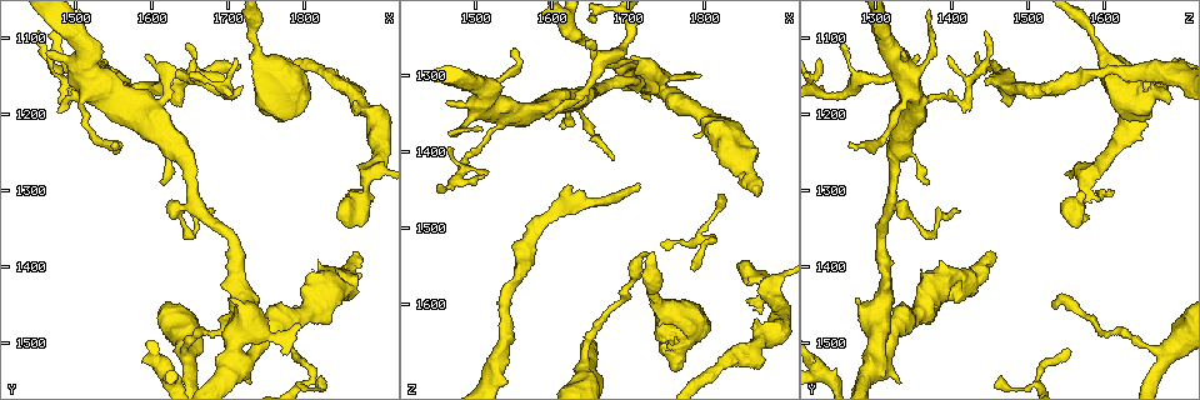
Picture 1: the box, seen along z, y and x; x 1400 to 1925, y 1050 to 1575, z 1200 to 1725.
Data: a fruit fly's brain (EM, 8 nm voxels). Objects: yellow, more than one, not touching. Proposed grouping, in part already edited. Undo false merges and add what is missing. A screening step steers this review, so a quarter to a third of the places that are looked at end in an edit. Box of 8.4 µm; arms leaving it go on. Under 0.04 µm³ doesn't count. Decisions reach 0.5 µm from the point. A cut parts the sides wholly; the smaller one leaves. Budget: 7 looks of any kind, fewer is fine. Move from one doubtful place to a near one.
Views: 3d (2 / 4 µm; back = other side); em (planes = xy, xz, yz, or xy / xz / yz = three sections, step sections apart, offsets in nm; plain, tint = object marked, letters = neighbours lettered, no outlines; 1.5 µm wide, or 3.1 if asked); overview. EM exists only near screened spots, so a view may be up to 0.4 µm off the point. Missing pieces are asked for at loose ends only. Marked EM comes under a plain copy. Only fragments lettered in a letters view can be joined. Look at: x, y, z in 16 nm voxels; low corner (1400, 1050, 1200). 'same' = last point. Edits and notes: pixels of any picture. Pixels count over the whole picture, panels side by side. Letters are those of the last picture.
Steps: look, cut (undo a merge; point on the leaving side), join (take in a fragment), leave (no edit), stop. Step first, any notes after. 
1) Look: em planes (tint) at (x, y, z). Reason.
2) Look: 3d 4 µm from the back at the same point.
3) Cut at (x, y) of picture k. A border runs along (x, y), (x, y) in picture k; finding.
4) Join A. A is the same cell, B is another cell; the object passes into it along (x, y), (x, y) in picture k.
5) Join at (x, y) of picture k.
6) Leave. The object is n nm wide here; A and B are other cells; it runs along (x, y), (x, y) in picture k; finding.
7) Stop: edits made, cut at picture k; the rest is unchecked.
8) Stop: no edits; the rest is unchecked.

Look: em xz step 4 (tint) at (1645, 1105, 1255). Tapers out.

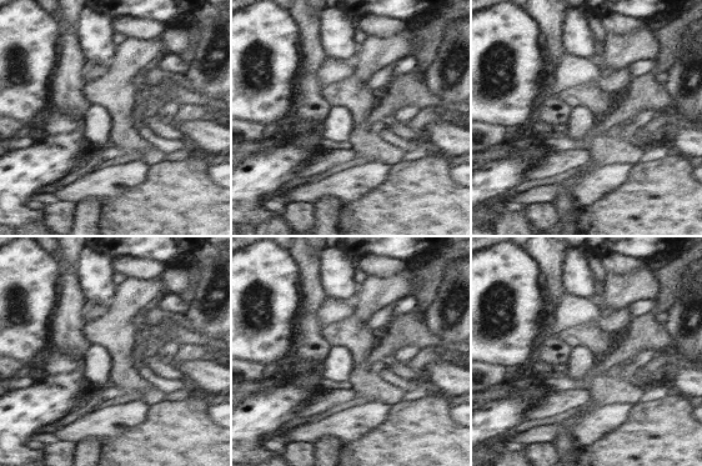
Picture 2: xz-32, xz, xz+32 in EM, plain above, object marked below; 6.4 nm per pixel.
Look: em planes (letters) at the same point.

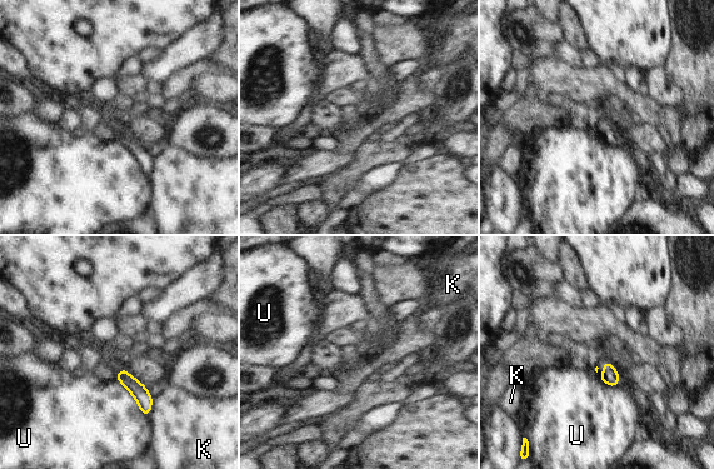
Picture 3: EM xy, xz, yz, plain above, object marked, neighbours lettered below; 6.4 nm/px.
Leave. K and U are other cells; a border runs along (115, 379), (148, 417) in picture 3; none of them fits.

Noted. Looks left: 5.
Look: 3d 4 µm at (1880, 1280, 1580).

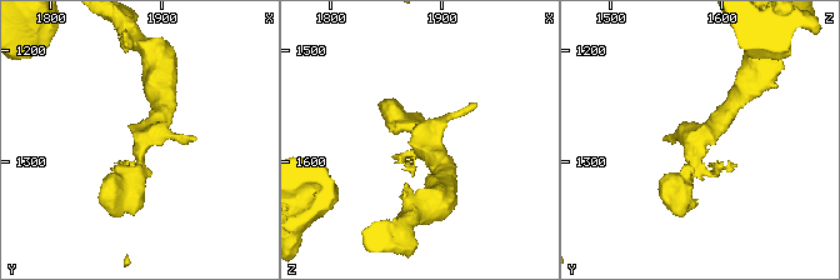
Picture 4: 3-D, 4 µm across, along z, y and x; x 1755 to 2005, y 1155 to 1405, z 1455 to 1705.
Look: em xz step 4 (tint) at (1882, 1282, 1580). Now the EM.

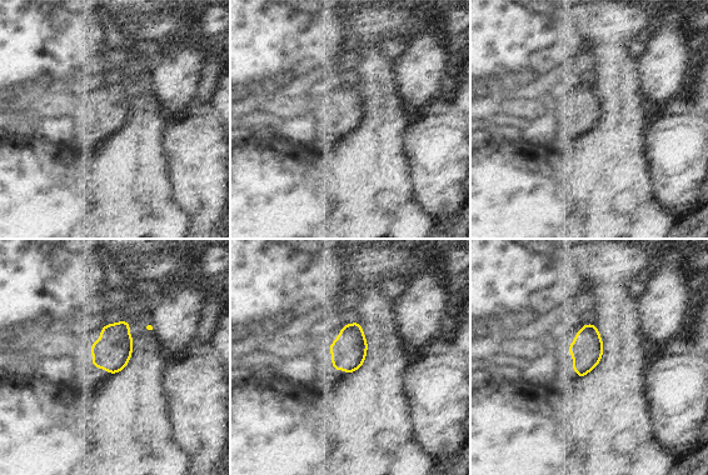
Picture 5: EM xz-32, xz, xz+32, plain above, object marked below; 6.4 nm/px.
Look: em xy step 4 (letters) at the same point. Another direction.

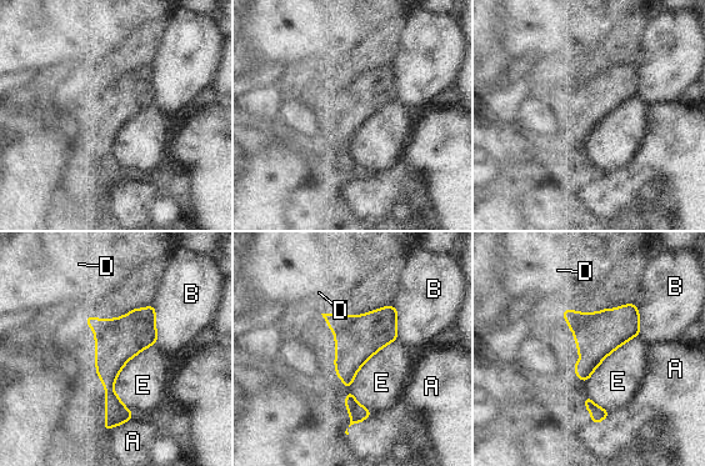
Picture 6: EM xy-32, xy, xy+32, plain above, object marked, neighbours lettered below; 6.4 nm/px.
Leave. A, B, D and E are other cells; it runs along (150, 309), (110, 356), (108, 424) in picture 6; all the same neuron.

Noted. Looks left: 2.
Look: em planes (tint) at (1870, 1385, 1455). Free end.

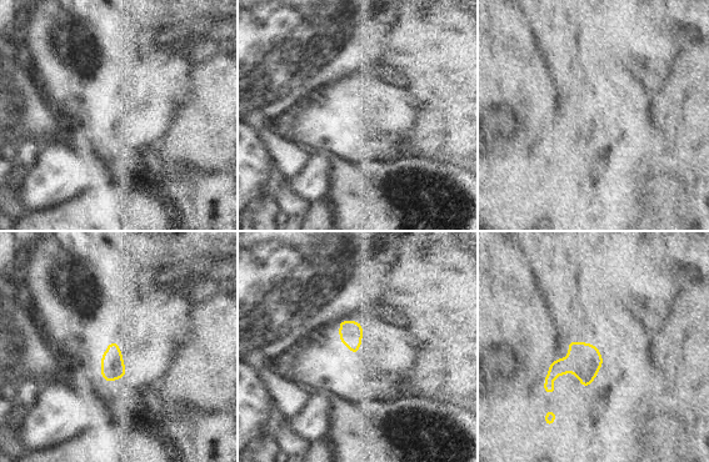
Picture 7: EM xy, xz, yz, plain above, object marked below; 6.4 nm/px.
Look: em planes (letters) at the same point.

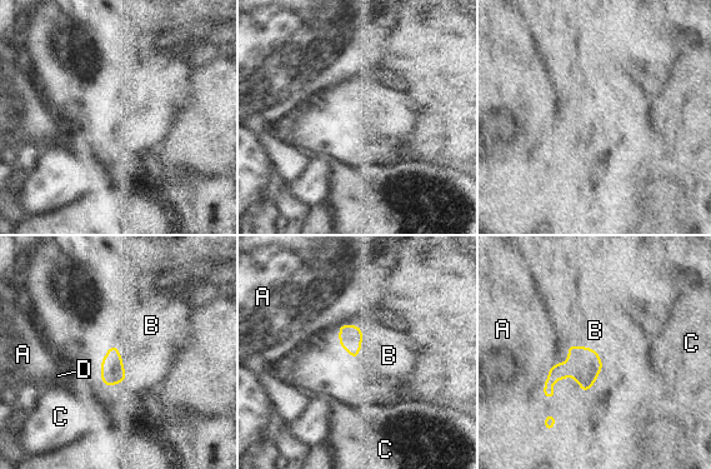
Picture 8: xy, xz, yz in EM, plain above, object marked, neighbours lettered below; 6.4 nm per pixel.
Join B. B is the same cell, A, C and D are other cells; the object passes into it along (584, 364), (587, 348), (595, 330) in picture 8; the neuron continues.

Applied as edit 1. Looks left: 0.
Stop: edits made, join at picture 8; the rest is unchecked.

